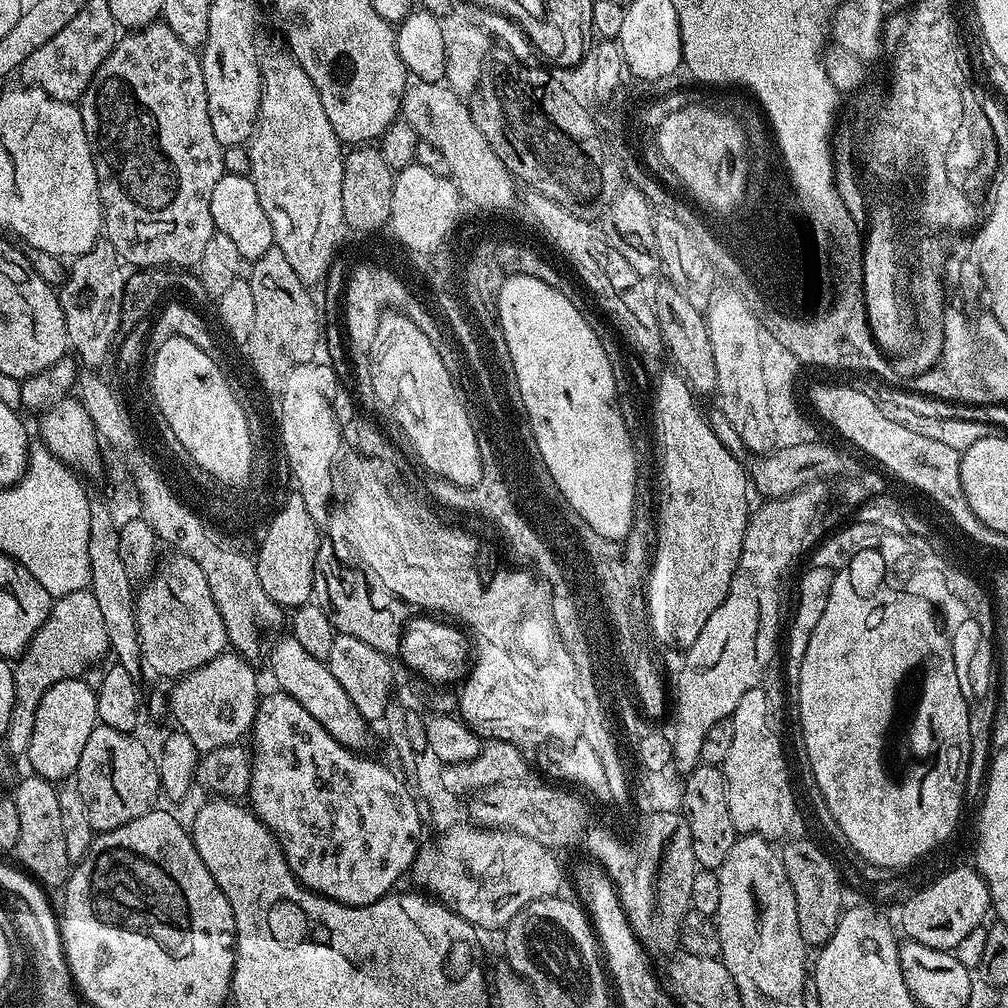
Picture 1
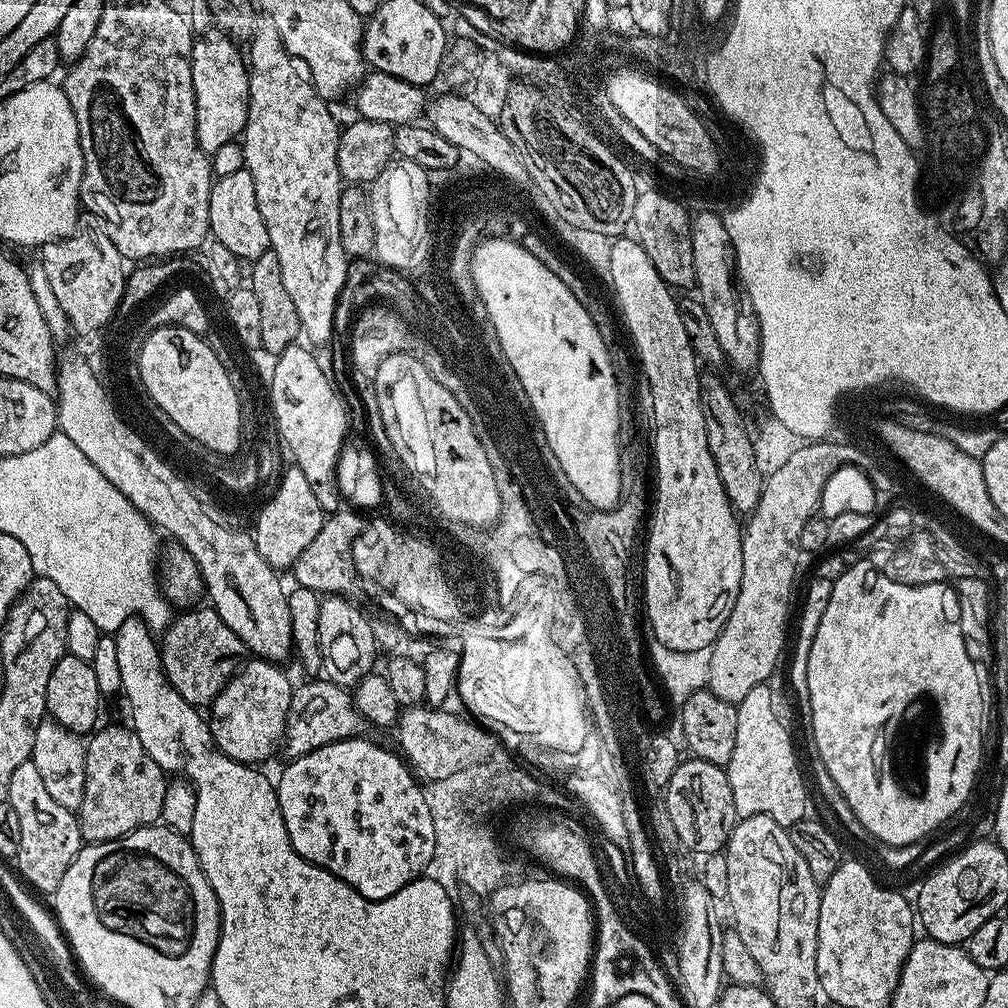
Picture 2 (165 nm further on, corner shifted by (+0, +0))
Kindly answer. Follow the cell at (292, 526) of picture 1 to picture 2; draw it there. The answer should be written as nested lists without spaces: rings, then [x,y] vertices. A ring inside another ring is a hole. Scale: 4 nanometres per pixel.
[[[289,472],[284,487],[280,489],[280,496],[277,496],[267,510],[262,510],[254,520],[254,539],[258,546],[258,554],[262,554],[262,558],[266,558],[268,565],[274,569],[291,569],[298,554],[302,554],[302,550],[306,550],[306,546],[314,542],[318,530],[322,530],[325,521],[326,513],[313,499],[303,476],[300,472]]]

